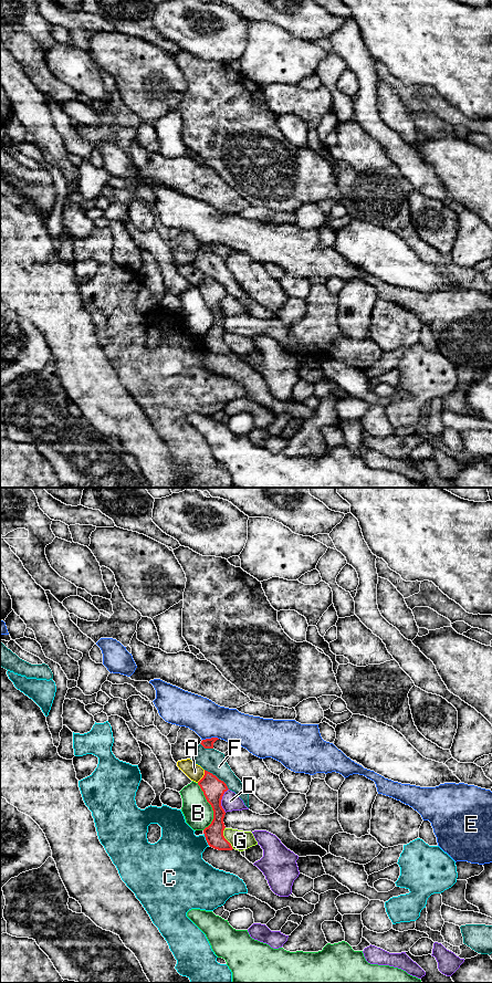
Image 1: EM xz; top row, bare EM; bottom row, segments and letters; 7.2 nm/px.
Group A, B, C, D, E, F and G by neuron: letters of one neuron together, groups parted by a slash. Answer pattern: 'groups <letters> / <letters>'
groups A / B / C / D / E / F / G

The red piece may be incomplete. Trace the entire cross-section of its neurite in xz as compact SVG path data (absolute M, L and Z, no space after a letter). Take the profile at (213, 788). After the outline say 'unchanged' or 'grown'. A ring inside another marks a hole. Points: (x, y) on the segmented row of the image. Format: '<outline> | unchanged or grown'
M205 770L205 775L198 782L198 785L213 811L211 824L203 829L208 845L218 850L232 850L231 844L223 836L226 812L221 806L221 799L223 794L229 789L227 784Z | unchanged

